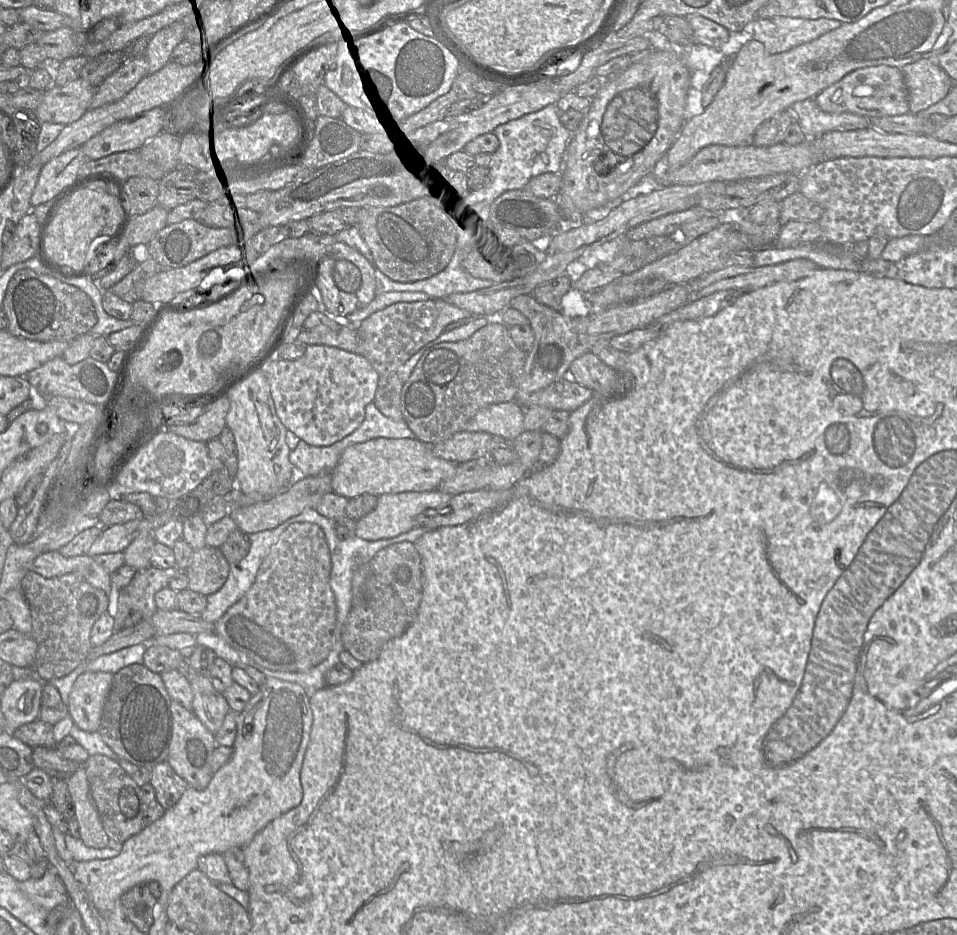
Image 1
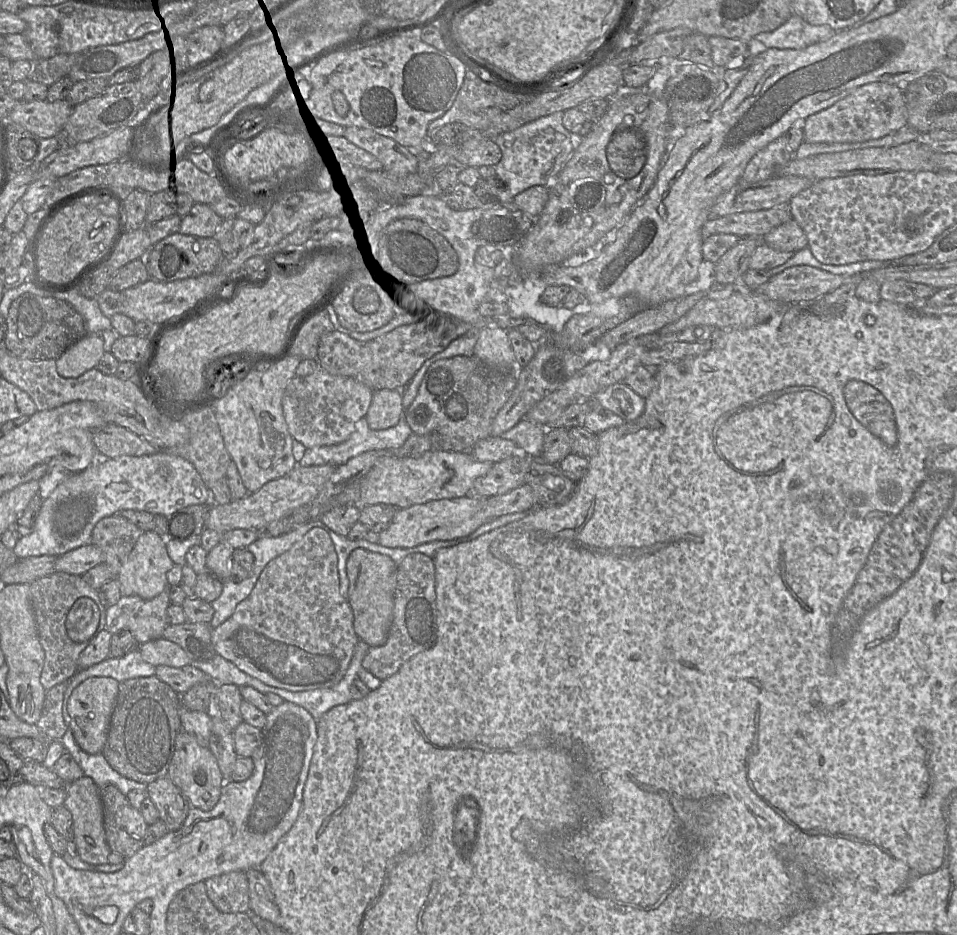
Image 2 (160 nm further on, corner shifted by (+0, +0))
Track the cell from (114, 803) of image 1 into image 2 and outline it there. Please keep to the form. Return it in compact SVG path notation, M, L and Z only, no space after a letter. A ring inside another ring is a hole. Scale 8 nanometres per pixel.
M114 785L100 788L103 822L110 850L124 858L145 845L148 824L139 809L131 806L126 795Z

